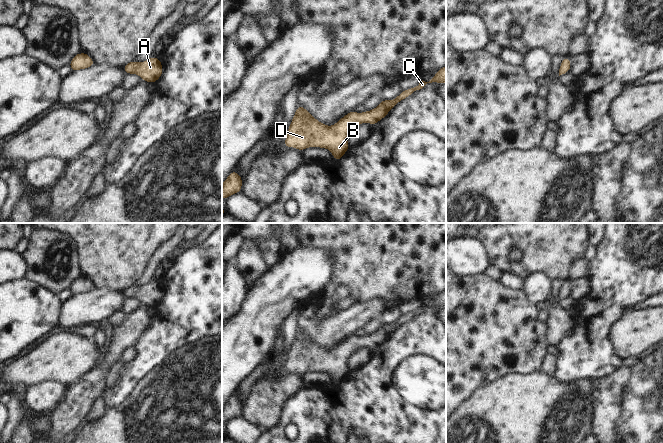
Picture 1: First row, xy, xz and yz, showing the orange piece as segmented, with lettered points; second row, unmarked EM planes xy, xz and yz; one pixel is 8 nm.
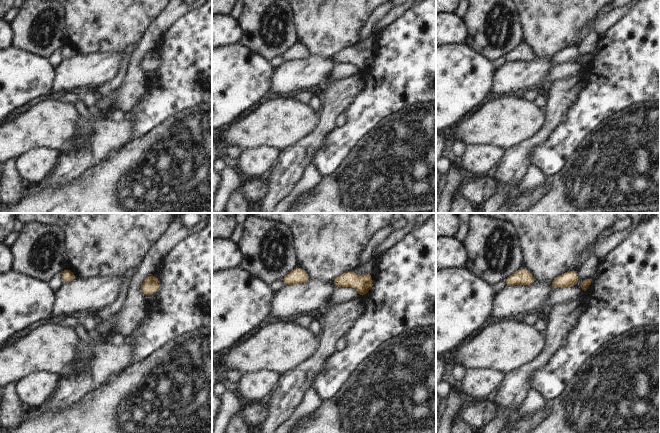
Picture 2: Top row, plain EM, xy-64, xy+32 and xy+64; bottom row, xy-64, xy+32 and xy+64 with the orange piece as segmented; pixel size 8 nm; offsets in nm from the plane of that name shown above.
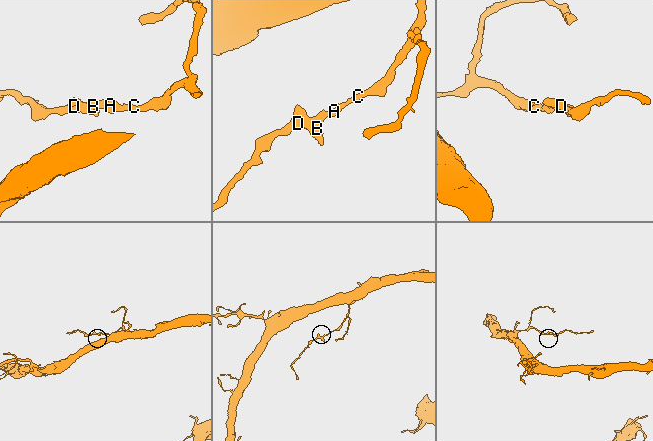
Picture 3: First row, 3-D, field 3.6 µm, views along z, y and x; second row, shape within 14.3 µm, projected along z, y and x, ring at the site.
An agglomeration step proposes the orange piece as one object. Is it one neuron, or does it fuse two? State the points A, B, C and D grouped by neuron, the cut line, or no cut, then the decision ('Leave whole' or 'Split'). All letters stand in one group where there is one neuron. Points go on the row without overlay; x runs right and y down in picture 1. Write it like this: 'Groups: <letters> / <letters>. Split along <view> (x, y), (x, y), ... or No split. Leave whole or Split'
Groups: A B C D. No split. Leave whole

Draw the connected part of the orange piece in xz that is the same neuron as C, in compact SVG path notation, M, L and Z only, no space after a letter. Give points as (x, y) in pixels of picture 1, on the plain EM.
M446 289L435 297L434 301L410 313L402 315L393 324L382 324L379 329L363 337L350 335L332 350L326 350L314 342L303 330L297 330L295 339L288 351L285 371L293 371L303 375L309 371L326 372L333 378L333 383L340 384L349 372L347 361L350 355L365 345L375 349L382 344L389 335L403 323L422 313L427 307L446 307Z

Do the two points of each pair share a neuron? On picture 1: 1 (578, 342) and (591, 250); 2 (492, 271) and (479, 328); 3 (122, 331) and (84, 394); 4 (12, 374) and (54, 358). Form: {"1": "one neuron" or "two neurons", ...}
{"1": "two neurons", "2": "two neurons", "3": "one neuron", "4": "one neuron"}

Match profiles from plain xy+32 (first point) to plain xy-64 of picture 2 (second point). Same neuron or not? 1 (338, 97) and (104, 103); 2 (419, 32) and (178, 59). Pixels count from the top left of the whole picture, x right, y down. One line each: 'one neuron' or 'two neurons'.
1: two neurons
2: one neuron

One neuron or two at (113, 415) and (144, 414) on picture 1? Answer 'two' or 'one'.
one

